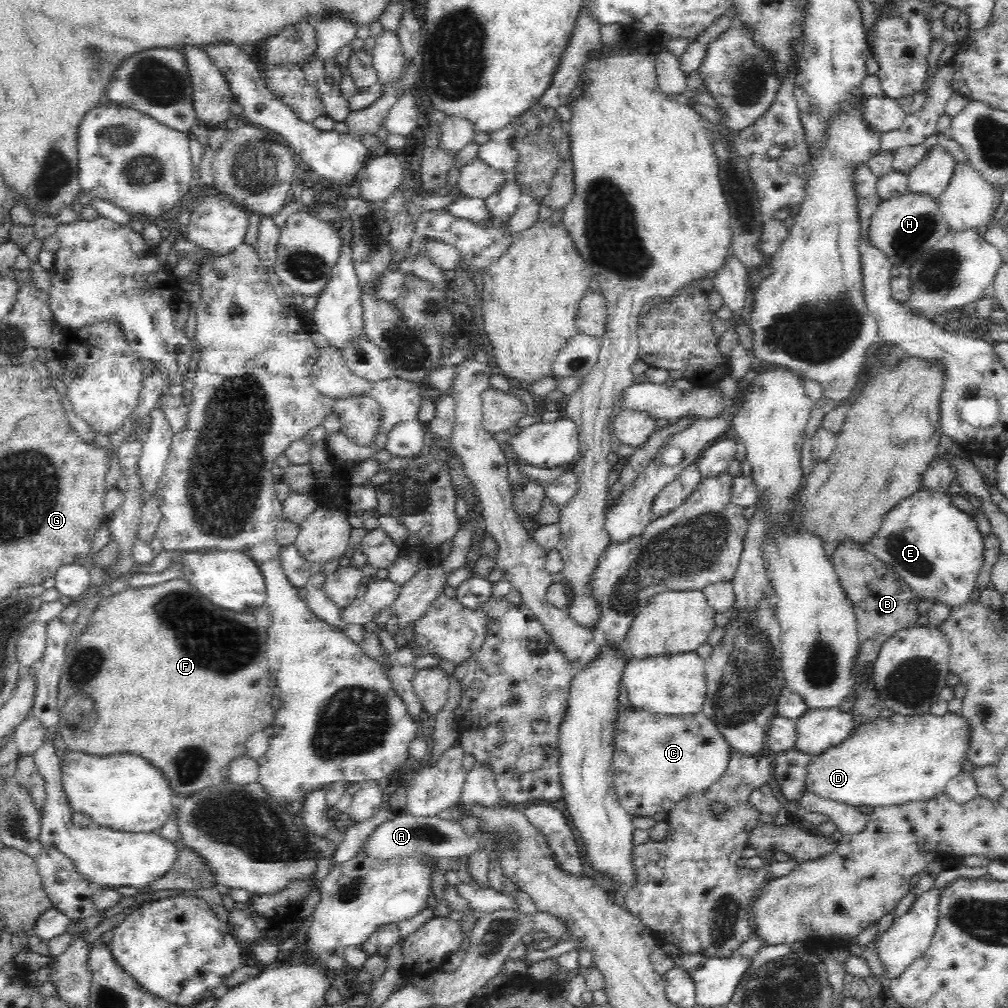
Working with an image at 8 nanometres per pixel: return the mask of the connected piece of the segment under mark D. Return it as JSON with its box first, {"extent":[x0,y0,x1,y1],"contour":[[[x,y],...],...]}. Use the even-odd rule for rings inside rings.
{"extent":[805,712,972,807],"contour":[[[948,712],[944,716],[934,714],[881,718],[859,725],[852,735],[838,746],[812,756],[805,790],[816,795],[846,803],[855,807],[889,807],[908,801],[930,800],[945,792],[947,783],[960,774],[968,762],[968,748],[972,738],[972,725],[964,717]]]}

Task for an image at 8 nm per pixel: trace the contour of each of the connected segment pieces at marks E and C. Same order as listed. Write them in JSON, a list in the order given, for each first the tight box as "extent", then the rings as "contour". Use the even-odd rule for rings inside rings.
[{"extent":[867,486,984,607],"contour":[[[924,486],[912,496],[904,497],[881,518],[880,528],[869,540],[867,547],[878,560],[889,564],[914,596],[949,607],[970,602],[984,564],[984,536],[978,530],[976,518],[960,510],[946,493],[934,494]]]},{"extent":[612,705,733,817],"contour":[[[632,705],[620,706],[612,730],[614,791],[622,808],[634,817],[669,812],[684,798],[708,789],[727,772],[733,751],[728,739],[704,712],[686,716],[652,715]]]}]

